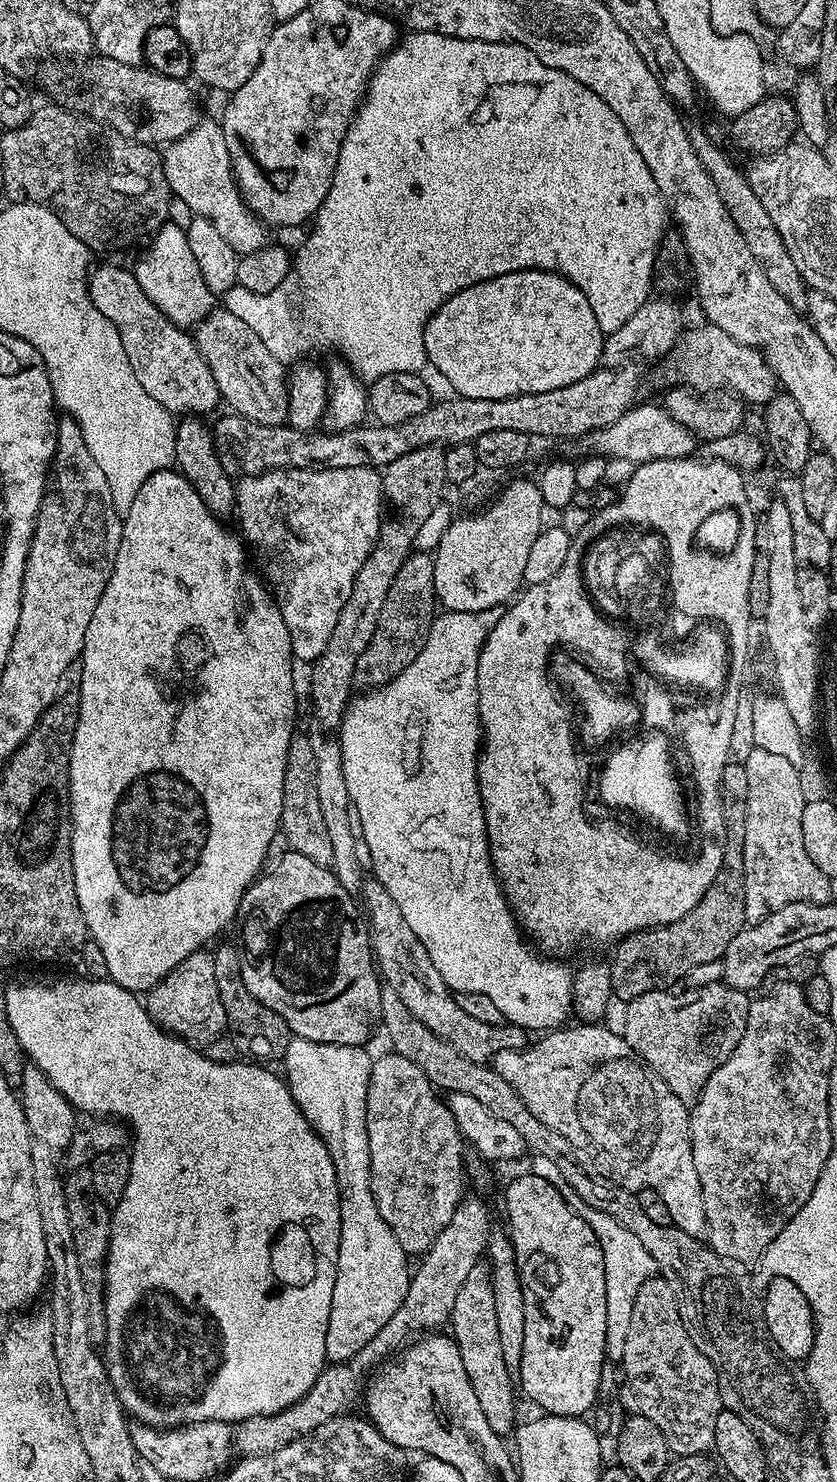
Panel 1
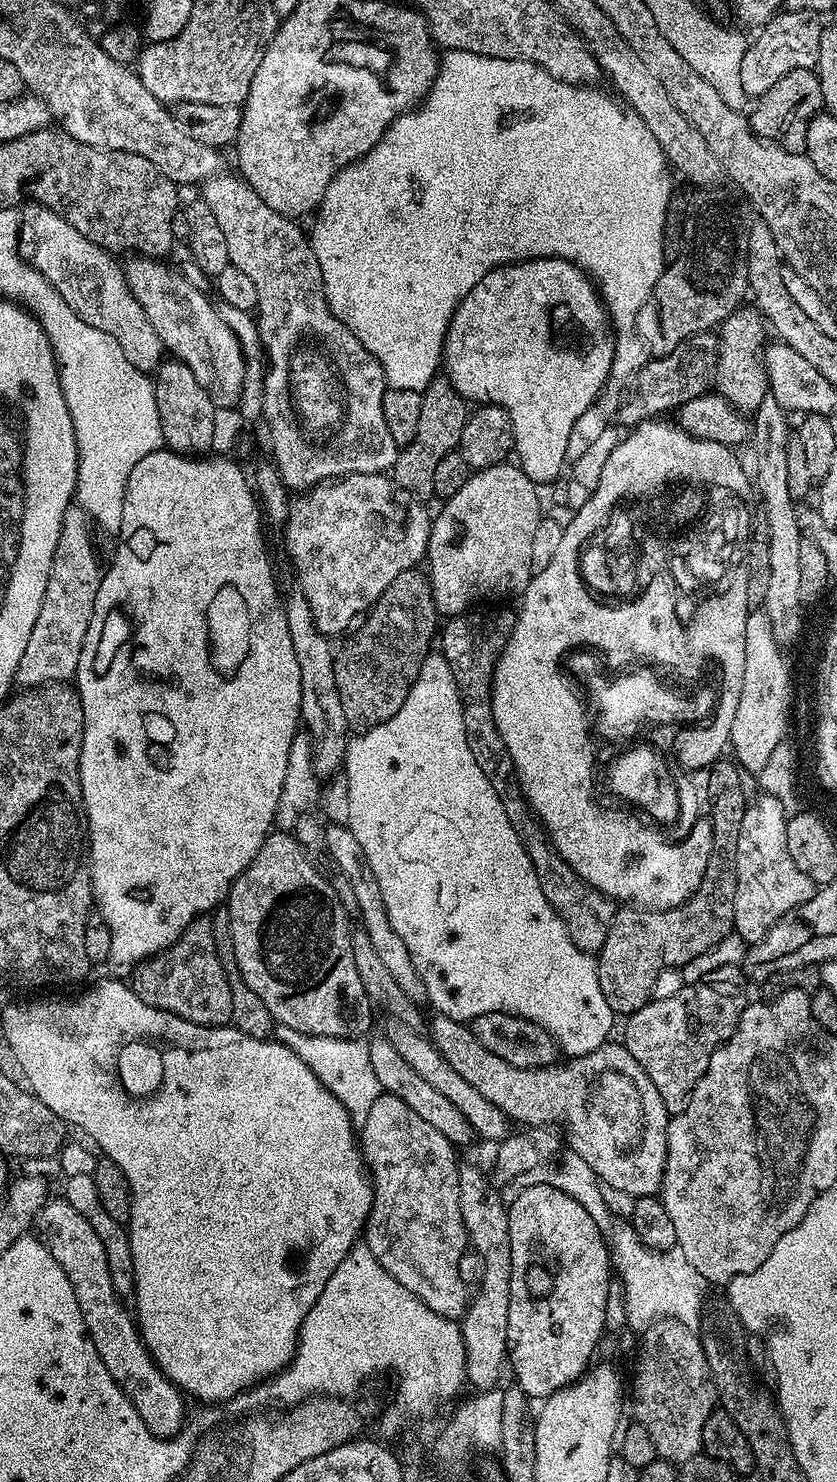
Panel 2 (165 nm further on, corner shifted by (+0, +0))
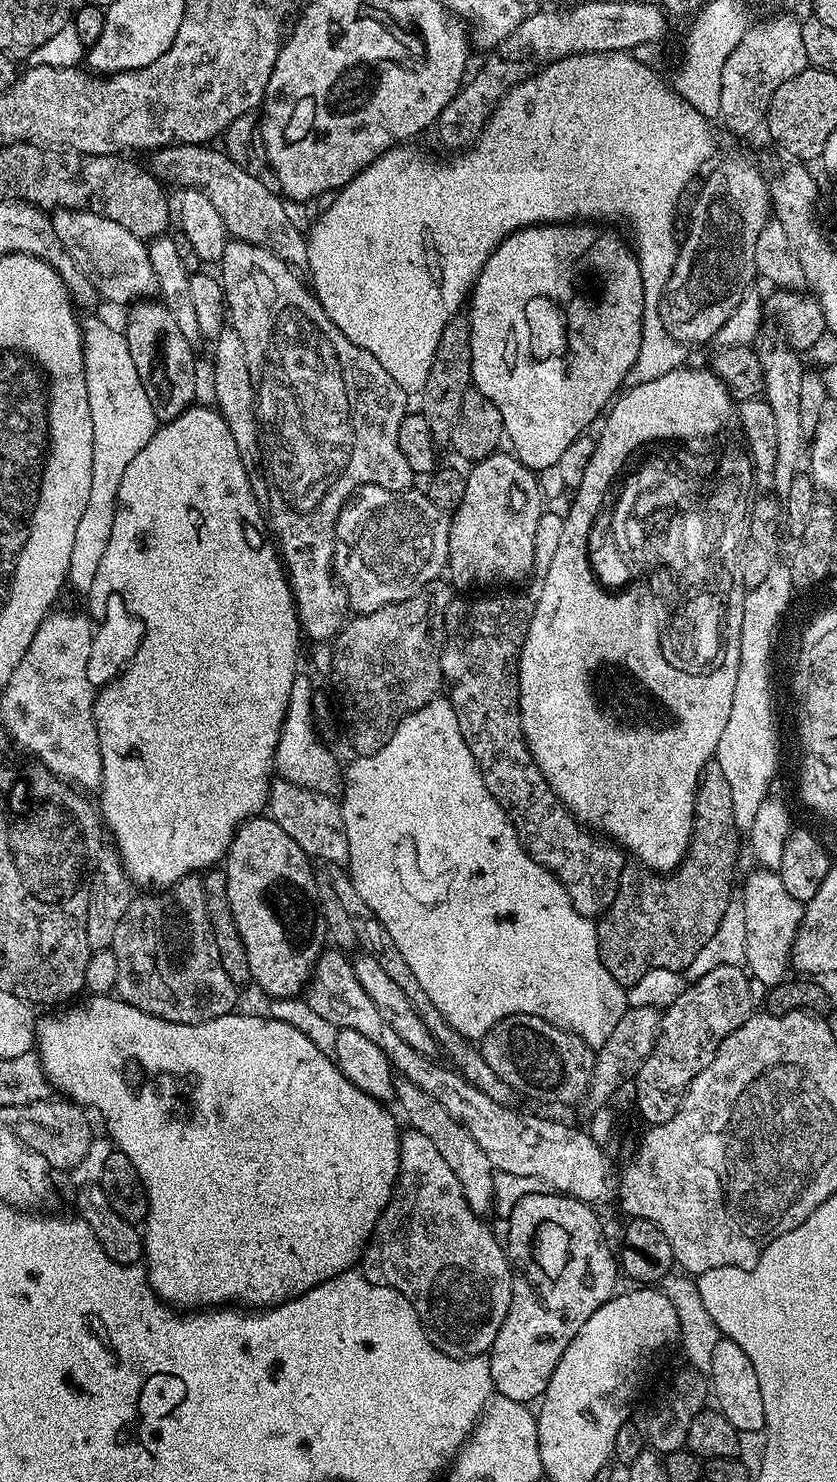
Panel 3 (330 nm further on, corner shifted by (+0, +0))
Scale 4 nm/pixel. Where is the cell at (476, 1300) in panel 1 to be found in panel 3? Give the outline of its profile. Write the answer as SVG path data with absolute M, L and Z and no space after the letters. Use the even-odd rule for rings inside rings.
M403 1078L397 1079L395 1085L395 1103L400 1103L405 1118L412 1123L409 1125L415 1131L426 1134L426 1138L430 1138L434 1142L438 1154L442 1154L442 1158L446 1158L450 1170L454 1170L454 1178L458 1178L458 1182L462 1186L462 1194L470 1206L470 1210L474 1210L481 1218L487 1217L487 1212L491 1213L494 1208L492 1203L494 1198L494 1169L490 1158L486 1158L482 1146L478 1146L478 1142L474 1142L474 1138L470 1138L470 1130L466 1130L466 1126L458 1123L444 1109L442 1102L430 1098L430 1094L426 1094L426 1090L422 1090L414 1082Z

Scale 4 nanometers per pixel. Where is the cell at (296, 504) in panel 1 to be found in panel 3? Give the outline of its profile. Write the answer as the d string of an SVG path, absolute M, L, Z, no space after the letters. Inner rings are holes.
M363 484L361 488L353 492L352 497L344 503L340 513L336 515L336 539L332 554L332 570L336 579L343 586L344 591L348 593L348 607L353 613L363 614L365 612L373 612L387 604L402 602L406 598L416 595L421 588L428 587L430 582L439 581L442 573L447 569L449 517L442 514L438 510L438 506L434 506L434 502L430 502L423 491L416 491L395 492L394 490L386 490L380 484Z

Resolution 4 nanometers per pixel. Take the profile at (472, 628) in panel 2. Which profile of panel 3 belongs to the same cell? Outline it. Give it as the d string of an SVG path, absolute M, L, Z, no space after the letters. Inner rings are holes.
M476 594L473 595L476 596L473 600L460 600L460 598L454 598L446 610L446 614L444 615L444 635L442 637L442 647L440 650L440 665L442 666L444 684L446 685L446 699L454 706L454 714L458 714L458 726L462 730L462 738L466 738L466 746L470 746L470 754L474 754L474 762L482 774L482 782L486 782L486 790L490 790L490 794L496 799L498 806L502 806L502 810L508 813L510 822L518 834L518 842L522 842L522 846L526 850L528 857L534 862L541 864L546 870L550 870L556 877L558 877L558 879L560 879L562 886L566 890L566 894L570 894L570 902L574 902L574 910L578 910L578 914L582 914L589 918L599 918L604 915L605 910L607 910L607 908L609 908L614 902L614 898L618 894L620 876L626 867L625 853L621 851L611 839L605 838L603 835L597 834L595 831L589 830L585 825L581 824L580 821L572 815L570 809L566 807L558 797L556 797L554 790L546 782L542 770L538 770L538 766L530 754L528 744L524 740L524 735L520 729L520 707L518 706L520 651L526 642L526 634L530 630L534 604L531 599L527 600L524 596L488 595L492 594Z

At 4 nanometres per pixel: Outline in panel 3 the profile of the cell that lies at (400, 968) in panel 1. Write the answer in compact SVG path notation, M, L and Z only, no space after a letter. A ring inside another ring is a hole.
M276 778L268 787L266 812L278 826L282 826L282 830L286 830L286 834L290 834L290 838L306 842L307 851L315 859L317 856L320 860L328 860L329 865L347 865L346 826L342 822L339 803L333 797Z

